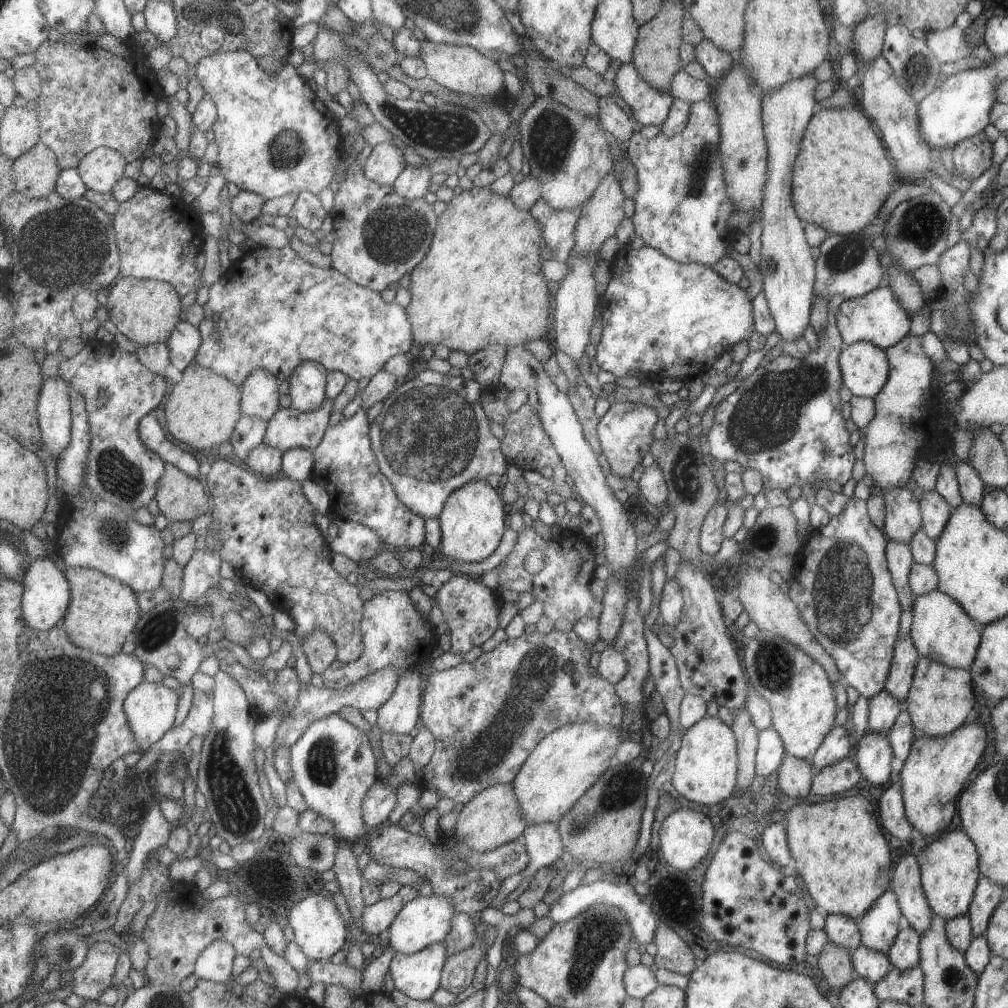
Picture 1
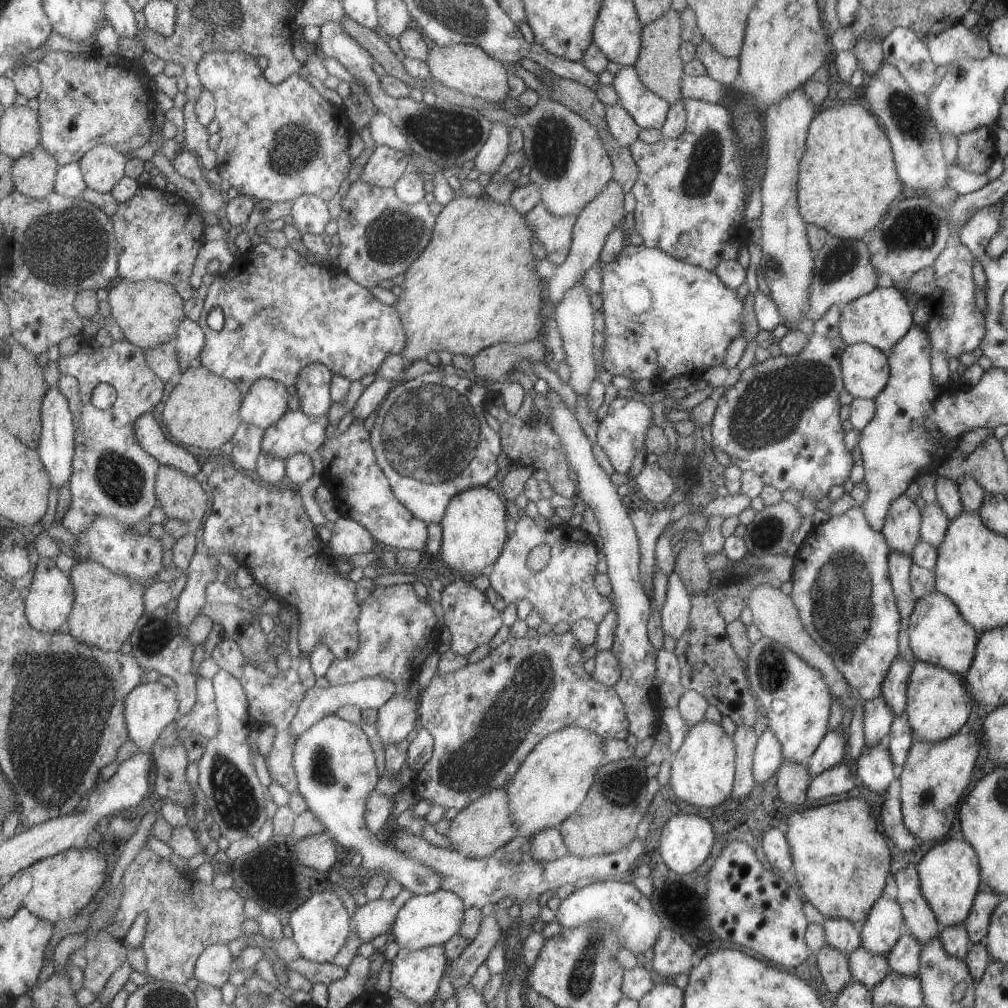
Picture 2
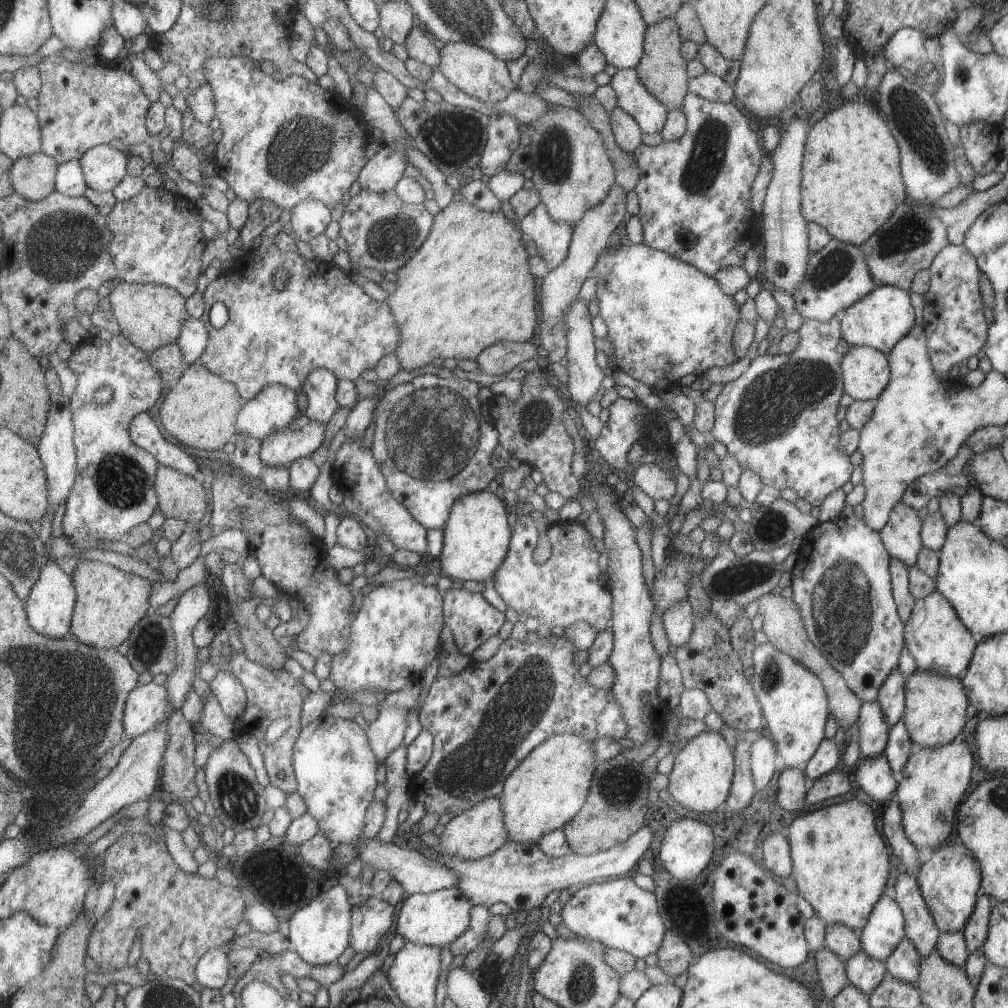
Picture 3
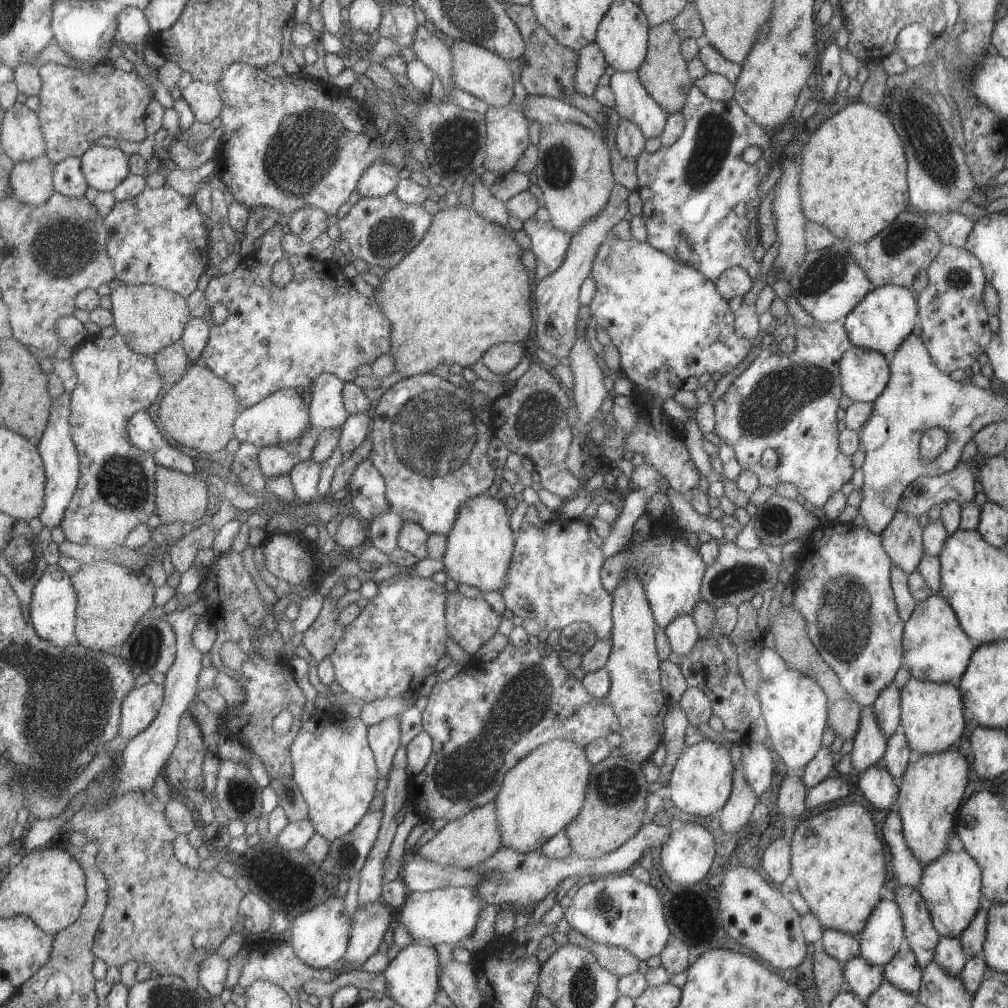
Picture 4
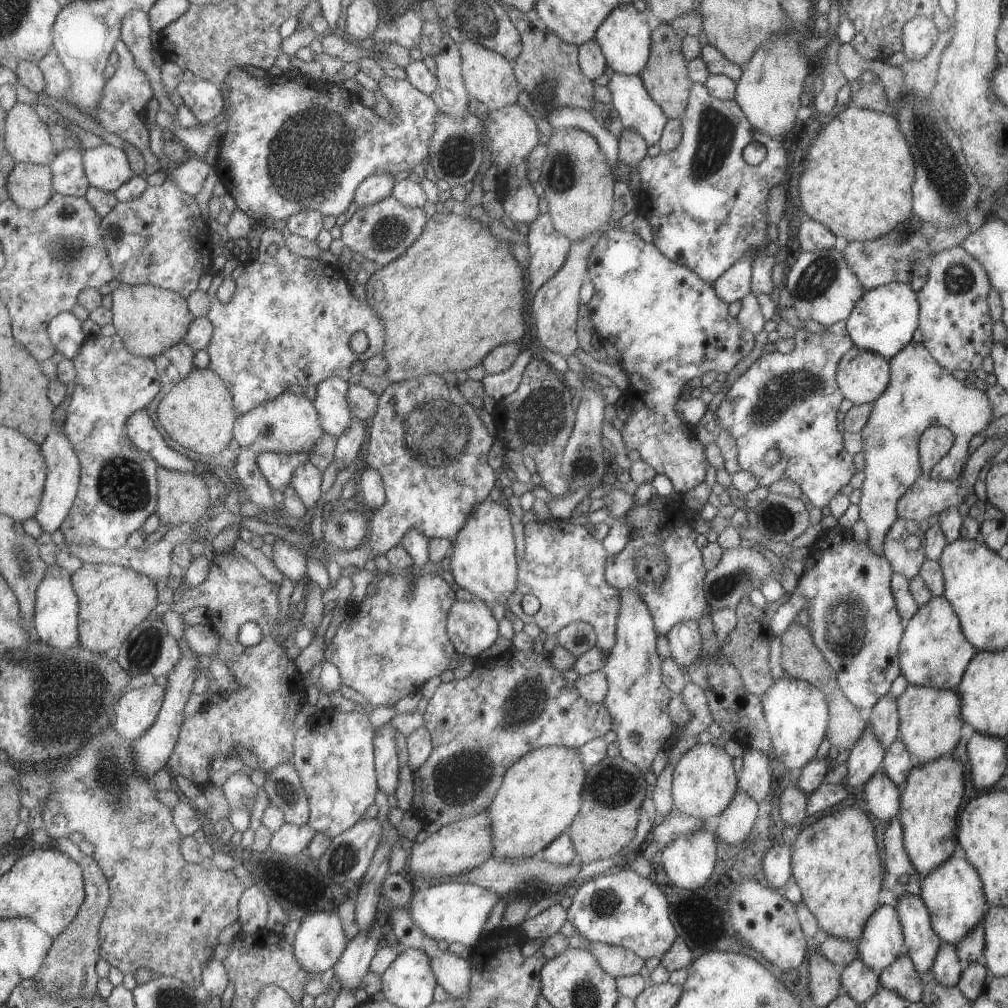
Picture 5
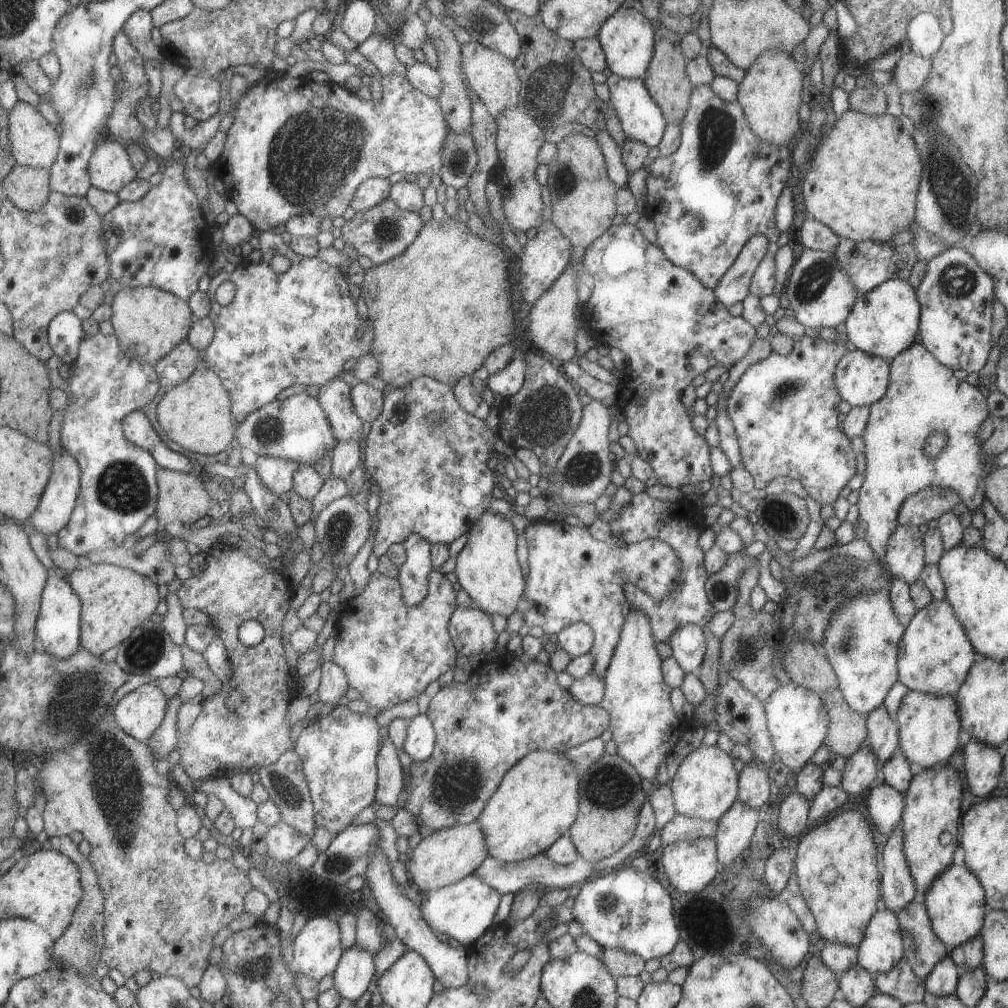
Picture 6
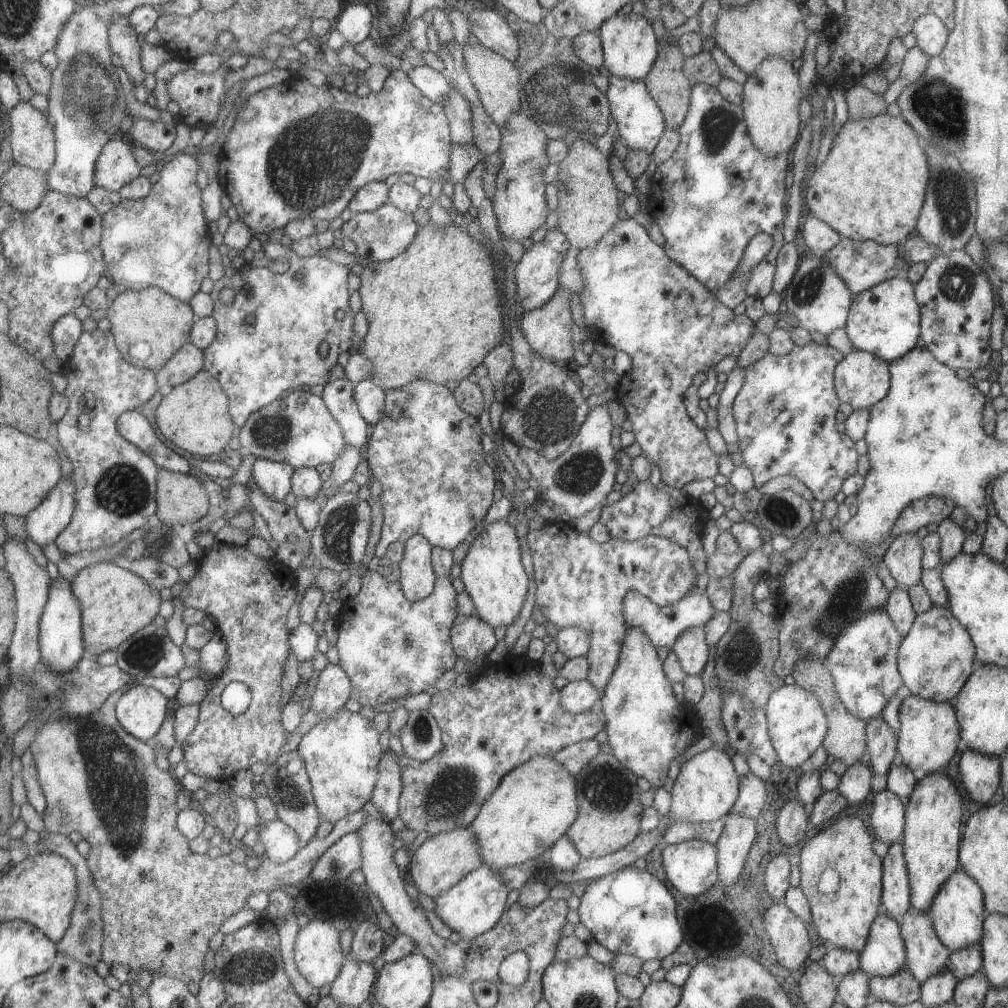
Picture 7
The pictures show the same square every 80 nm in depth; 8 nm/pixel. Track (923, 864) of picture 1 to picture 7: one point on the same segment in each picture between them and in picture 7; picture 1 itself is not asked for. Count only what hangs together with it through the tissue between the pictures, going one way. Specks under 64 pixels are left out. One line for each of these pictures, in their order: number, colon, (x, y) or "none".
2: (949, 876)
3: (949, 882)
4: (950, 885)
5: (952, 892)
6: (954, 901)
7: (957, 909)

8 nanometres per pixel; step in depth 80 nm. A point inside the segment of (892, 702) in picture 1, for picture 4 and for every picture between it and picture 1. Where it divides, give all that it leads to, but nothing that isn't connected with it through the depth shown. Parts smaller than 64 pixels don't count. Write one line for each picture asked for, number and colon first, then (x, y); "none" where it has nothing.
2: (877, 717)
3: (872, 728)
4: (869, 743)

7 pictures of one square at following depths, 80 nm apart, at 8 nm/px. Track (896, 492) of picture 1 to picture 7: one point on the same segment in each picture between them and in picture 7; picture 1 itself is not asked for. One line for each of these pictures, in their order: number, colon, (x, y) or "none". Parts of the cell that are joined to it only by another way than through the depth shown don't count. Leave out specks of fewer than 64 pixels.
2: (901, 530)
3: (900, 536)
4: (901, 539)
5: (901, 546)
6: (904, 557)
7: (902, 558)

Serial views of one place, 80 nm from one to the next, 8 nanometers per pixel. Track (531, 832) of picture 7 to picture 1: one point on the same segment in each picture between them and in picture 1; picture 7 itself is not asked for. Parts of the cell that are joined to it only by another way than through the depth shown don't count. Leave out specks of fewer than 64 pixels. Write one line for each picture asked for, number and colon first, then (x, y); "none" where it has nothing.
1: (563, 766)
2: (551, 782)
3: (546, 789)
4: (538, 796)
5: (539, 795)
6: (536, 801)

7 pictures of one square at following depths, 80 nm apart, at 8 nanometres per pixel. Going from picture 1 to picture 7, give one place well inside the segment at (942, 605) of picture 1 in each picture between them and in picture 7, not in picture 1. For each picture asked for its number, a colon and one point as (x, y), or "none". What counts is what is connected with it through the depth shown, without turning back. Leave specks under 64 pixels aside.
2: (937, 635)
3: (936, 638)
4: (935, 648)
5: (933, 652)
6: (934, 654)
7: (934, 665)

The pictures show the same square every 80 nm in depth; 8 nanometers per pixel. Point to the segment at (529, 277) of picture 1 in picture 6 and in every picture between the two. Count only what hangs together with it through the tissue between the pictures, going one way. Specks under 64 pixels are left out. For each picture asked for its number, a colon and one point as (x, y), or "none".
2: (475, 285)
3: (468, 286)
4: (463, 288)
5: (457, 292)
6: (438, 309)

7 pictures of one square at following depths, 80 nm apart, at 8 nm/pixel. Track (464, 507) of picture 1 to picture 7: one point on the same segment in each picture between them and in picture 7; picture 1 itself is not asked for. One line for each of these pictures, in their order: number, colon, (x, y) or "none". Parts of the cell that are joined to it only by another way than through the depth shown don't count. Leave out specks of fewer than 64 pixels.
2: (473, 527)
3: (476, 536)
4: (479, 546)
5: (482, 560)
6: (486, 568)
7: (491, 572)

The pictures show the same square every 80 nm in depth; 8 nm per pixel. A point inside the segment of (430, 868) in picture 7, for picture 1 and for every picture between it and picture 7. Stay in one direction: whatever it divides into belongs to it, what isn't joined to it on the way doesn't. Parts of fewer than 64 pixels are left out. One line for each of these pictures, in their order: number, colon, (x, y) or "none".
1: (492, 818)
2: (479, 829)
3: (475, 833)
4: (462, 843)
5: (462, 845)
6: (447, 855)

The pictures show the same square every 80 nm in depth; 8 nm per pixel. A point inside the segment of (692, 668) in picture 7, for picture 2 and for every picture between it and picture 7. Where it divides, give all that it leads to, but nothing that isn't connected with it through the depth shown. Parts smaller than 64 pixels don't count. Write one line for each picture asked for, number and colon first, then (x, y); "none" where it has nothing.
2: (675, 612)
3: (677, 621)
4: (681, 632)
5: (684, 641)
6: (687, 642)

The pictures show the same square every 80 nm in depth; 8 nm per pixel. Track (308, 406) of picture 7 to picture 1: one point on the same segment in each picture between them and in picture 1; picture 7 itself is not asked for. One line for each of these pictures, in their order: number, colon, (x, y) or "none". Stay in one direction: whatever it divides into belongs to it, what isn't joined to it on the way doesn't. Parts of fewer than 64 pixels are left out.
1: (261, 399)
2: (268, 402)
3: (274, 408)
4: (283, 417)
5: (291, 422)
6: (297, 428)

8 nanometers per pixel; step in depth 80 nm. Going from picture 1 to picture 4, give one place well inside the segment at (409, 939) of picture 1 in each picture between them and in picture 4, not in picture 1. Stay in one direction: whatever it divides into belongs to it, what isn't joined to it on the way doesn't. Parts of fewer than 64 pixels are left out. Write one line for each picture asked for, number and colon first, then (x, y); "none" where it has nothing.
2: (424, 920)
3: (435, 919)
4: (448, 915)

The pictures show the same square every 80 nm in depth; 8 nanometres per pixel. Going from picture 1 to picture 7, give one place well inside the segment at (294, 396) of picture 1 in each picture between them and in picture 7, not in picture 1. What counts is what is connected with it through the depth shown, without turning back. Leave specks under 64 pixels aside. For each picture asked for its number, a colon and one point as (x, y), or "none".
2: (315, 382)
3: (321, 387)
4: (327, 408)
5: (331, 400)
6: (336, 396)
7: (339, 395)

